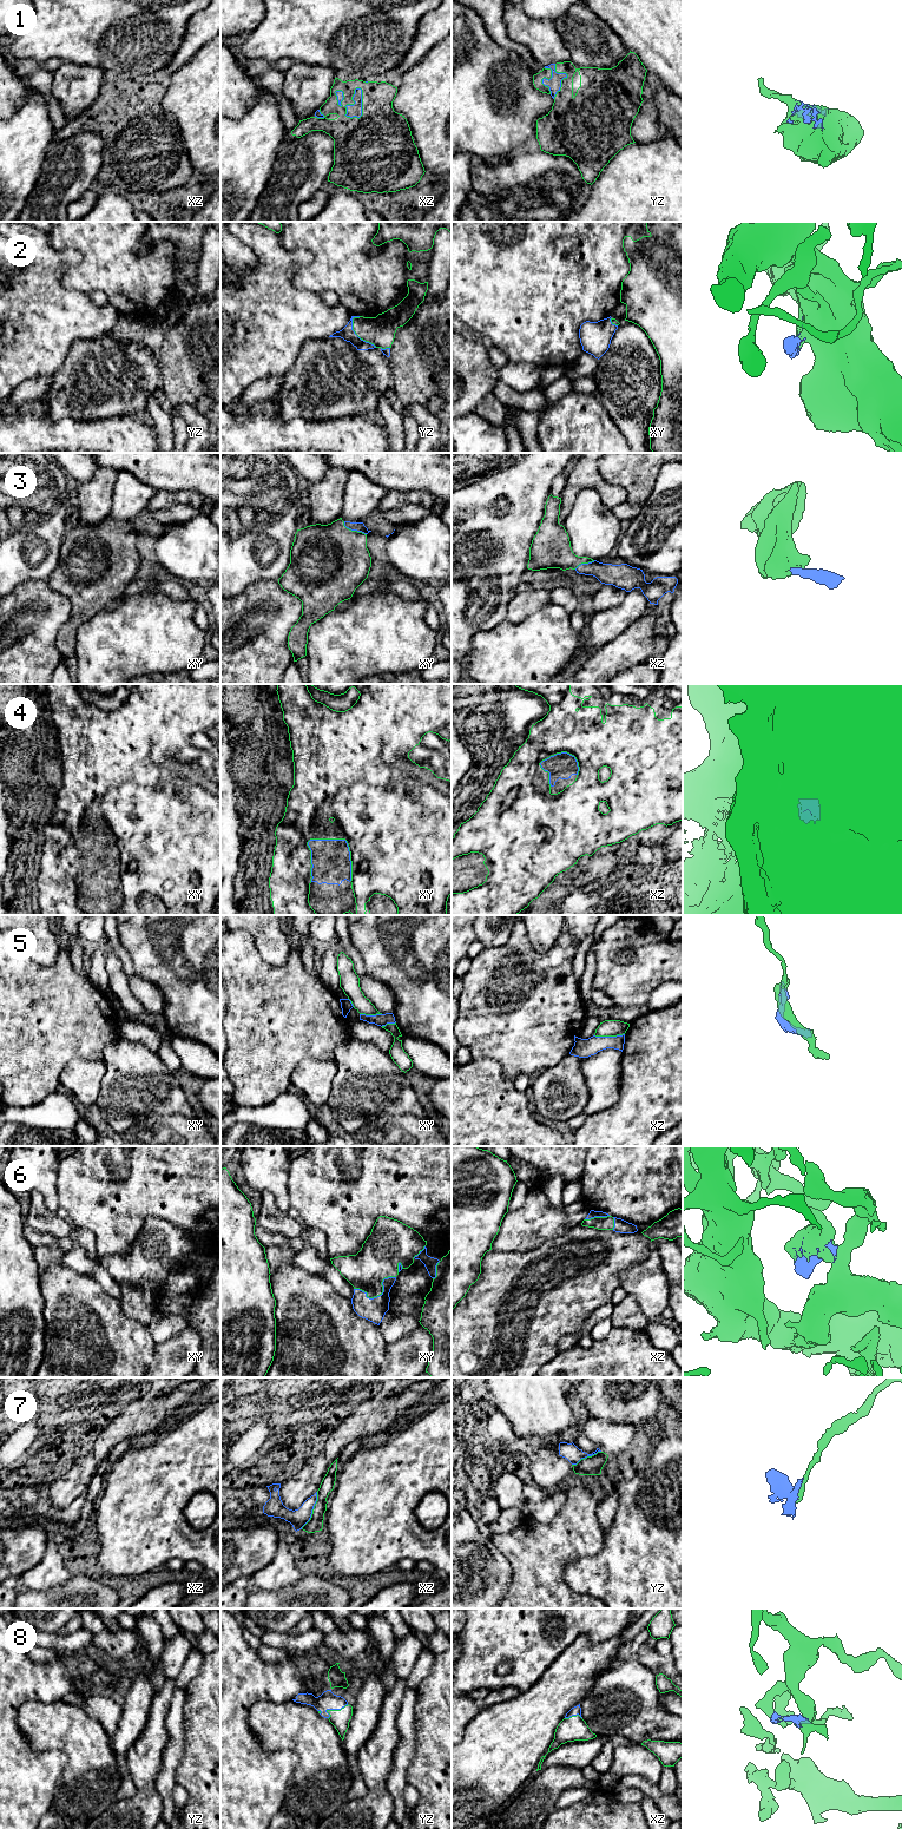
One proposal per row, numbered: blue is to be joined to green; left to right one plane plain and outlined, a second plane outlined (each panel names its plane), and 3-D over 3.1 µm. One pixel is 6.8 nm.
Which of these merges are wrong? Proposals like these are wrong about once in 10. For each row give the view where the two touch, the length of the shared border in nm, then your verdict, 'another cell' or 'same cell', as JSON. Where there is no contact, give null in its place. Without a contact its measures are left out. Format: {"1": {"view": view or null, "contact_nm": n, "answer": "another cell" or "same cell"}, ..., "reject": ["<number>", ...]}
{"1": {"view": "xz", "contact_nm": 220, "answer": "same cell"}, "2": {"view": "yz", "contact_nm": 260, "answer": "same cell"}, "3": {"view": "xy", "contact_nm": 180, "answer": "same cell"}, "4": {"view": "xy", "contact_nm": 400, "answer": "same cell"}, "5": {"view": "xz", "contact_nm": 200, "answer": "another cell"}, "6": {"view": "xy", "contact_nm": 300, "answer": "same cell"}, "7": {"view": "xz", "contact_nm": 280, "answer": "another cell"}, "8": {"view": "yz", "contact_nm": 170, "answer": "same cell"}, "reject": ["5", "7"]}

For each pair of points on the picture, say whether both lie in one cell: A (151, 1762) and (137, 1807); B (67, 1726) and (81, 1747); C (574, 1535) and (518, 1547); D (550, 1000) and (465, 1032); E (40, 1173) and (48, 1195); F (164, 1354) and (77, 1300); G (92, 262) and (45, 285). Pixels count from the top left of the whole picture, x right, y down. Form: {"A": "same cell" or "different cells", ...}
{"A": "same cell", "B": "same cell", "C": "same cell", "D": "same cell", "E": "same cell", "F": "different cells", "G": "different cells"}

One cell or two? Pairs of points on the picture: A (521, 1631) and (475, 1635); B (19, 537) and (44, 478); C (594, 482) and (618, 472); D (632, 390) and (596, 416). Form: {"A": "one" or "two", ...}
{"A": "one", "B": "one", "C": "two", "D": "two"}

